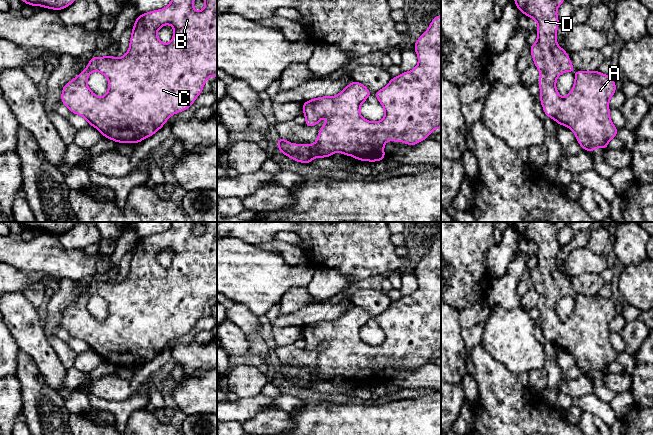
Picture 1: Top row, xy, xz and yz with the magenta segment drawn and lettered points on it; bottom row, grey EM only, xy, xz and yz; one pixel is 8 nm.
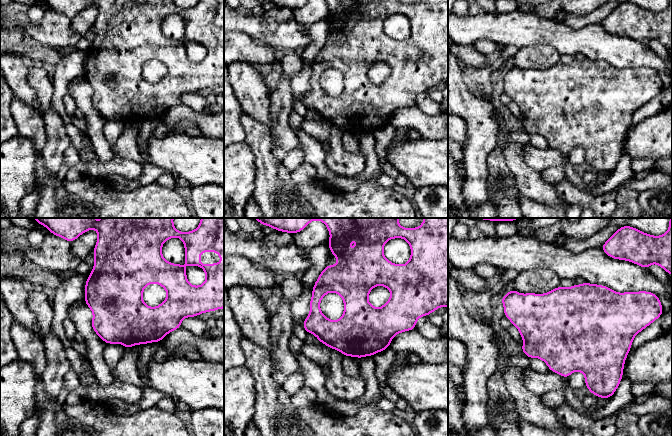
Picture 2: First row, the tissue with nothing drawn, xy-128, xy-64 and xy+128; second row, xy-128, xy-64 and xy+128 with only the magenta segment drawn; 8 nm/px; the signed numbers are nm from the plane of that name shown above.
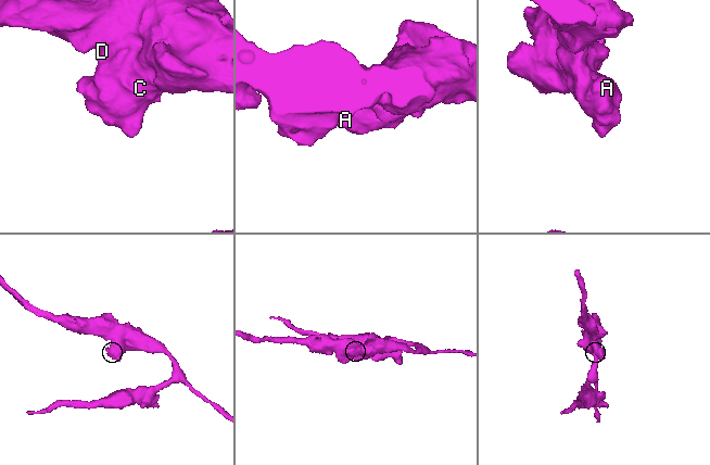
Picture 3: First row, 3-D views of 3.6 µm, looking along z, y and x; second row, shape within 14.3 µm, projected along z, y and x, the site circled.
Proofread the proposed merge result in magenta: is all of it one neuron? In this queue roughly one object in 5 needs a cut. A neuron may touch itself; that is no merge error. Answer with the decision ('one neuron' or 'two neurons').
one neuron

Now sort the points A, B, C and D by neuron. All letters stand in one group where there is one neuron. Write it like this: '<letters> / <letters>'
A B C D

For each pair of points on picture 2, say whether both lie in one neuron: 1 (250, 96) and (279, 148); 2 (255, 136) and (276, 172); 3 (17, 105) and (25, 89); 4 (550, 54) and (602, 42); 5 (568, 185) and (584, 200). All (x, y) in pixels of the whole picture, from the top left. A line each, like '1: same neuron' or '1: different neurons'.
1: different neurons
2: same neuron
3: different neurons
4: different neurons
5: same neuron

